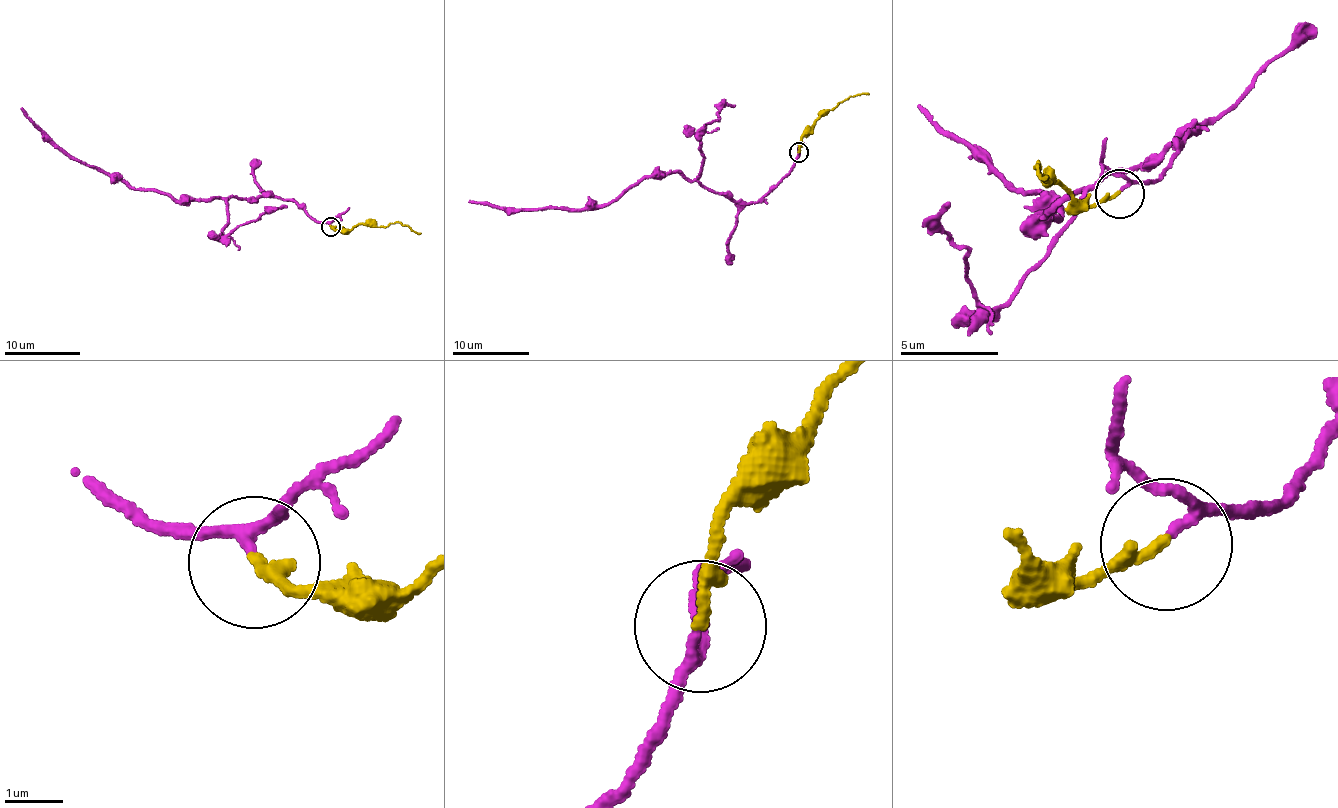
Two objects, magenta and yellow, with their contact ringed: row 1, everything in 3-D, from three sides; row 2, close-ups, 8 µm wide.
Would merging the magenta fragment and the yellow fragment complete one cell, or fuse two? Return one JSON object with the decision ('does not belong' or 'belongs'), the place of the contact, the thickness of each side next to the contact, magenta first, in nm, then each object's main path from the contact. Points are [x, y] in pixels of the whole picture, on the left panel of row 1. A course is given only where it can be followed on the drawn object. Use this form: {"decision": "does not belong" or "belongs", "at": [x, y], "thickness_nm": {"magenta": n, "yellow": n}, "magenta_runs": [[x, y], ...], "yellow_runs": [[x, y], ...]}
{"decision": "belongs", "at": [330, 226], "thickness_nm": {"magenta": 140, "yellow": 200}, "magenta_runs": [[330, 225], [282, 198], [172, 199], [158, 190], [133, 188], [73, 160], [47, 140], [20, 108]], "yellow_runs": [[330, 227], [335, 229], [368, 223], [389, 226], [398, 222], [420, 233]]}

